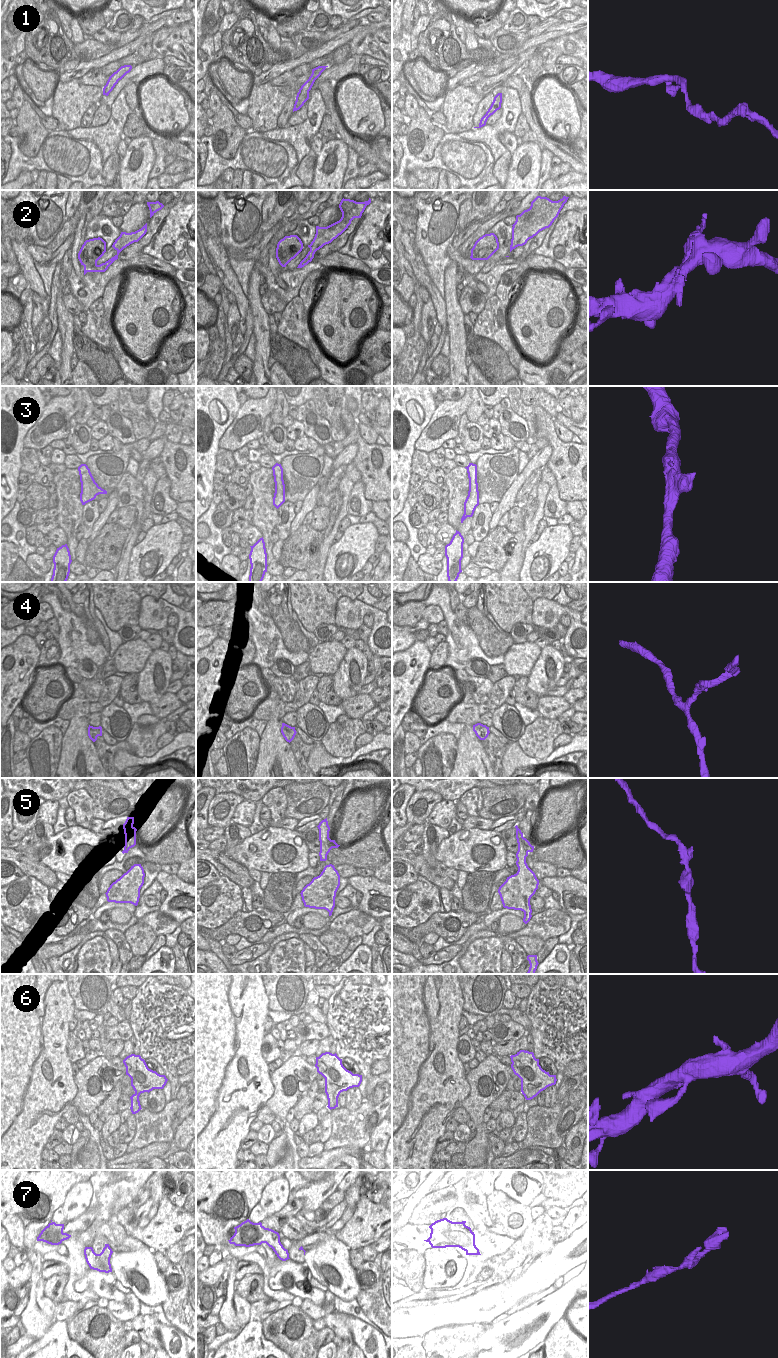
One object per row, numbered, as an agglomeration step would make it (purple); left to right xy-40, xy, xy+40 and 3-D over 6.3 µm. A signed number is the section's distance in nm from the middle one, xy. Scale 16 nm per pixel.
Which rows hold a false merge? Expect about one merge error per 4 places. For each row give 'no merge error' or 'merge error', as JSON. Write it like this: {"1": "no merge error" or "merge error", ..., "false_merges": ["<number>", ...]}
{"1": "no merge error", "2": "merge error", "3": "no merge error", "4": "no merge error", "5": "no merge error", "6": "no merge error", "7": "no merge error", "false_merges": ["2"]}

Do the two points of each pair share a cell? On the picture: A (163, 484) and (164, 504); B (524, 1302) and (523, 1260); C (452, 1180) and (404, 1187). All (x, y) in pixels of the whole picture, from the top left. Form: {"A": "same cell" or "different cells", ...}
{"A": "same cell", "B": "different cells", "C": "same cell"}

